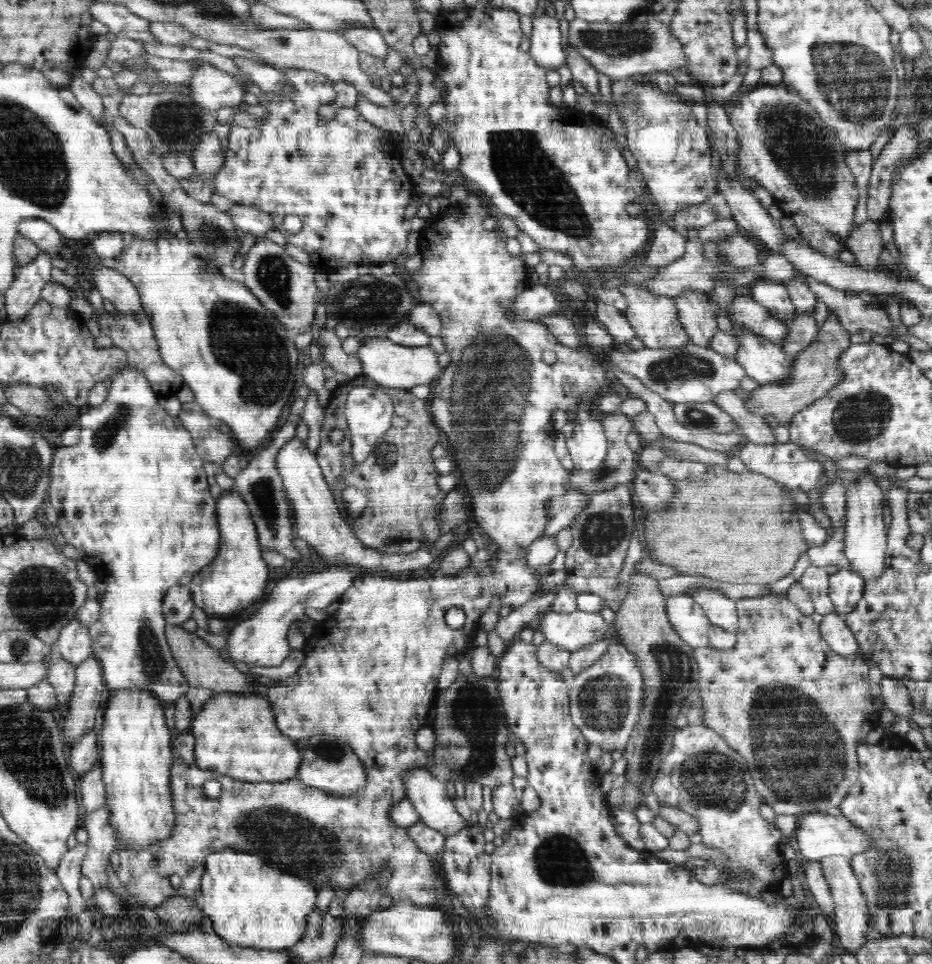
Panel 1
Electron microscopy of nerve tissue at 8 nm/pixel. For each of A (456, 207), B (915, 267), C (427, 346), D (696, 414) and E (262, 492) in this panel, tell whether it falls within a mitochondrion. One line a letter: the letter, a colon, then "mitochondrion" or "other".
A: other
B: other
C: other
D: mitochondrion
E: mitochondrion

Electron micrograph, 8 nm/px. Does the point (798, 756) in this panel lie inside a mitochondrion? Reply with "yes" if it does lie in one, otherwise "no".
yes

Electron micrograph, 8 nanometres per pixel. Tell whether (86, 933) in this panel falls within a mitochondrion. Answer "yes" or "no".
no

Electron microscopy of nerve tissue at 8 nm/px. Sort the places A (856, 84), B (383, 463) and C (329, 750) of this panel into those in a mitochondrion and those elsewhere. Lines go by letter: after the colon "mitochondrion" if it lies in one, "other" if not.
A: mitochondrion
B: mitochondrion
C: mitochondrion

